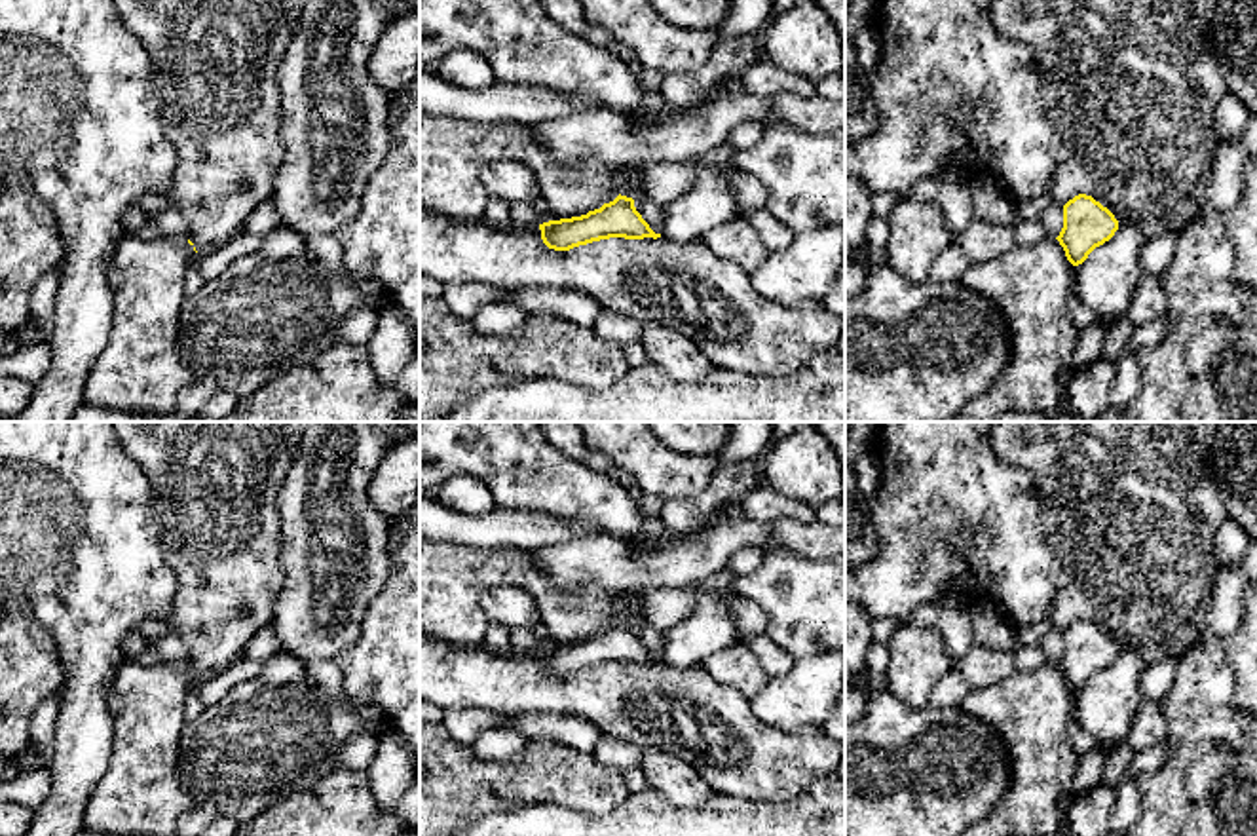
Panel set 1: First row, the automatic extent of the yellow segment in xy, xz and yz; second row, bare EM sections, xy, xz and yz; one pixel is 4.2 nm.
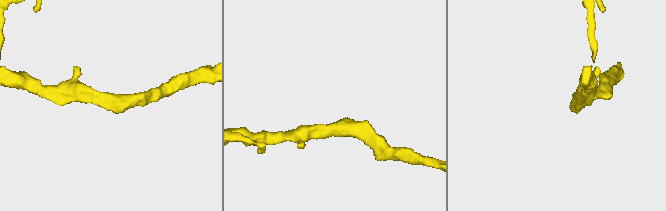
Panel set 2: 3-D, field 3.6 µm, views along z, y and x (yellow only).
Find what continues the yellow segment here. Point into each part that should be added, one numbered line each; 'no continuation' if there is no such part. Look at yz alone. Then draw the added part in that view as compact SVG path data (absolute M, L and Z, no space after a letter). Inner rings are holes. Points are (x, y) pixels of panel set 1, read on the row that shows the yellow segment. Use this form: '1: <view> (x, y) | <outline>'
no continuation

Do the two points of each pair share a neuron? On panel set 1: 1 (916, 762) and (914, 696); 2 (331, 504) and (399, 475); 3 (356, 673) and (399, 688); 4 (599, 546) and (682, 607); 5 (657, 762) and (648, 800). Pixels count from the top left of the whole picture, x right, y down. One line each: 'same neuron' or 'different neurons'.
1: different neurons
2: different neurons
3: same neuron
4: different neurons
5: different neurons

